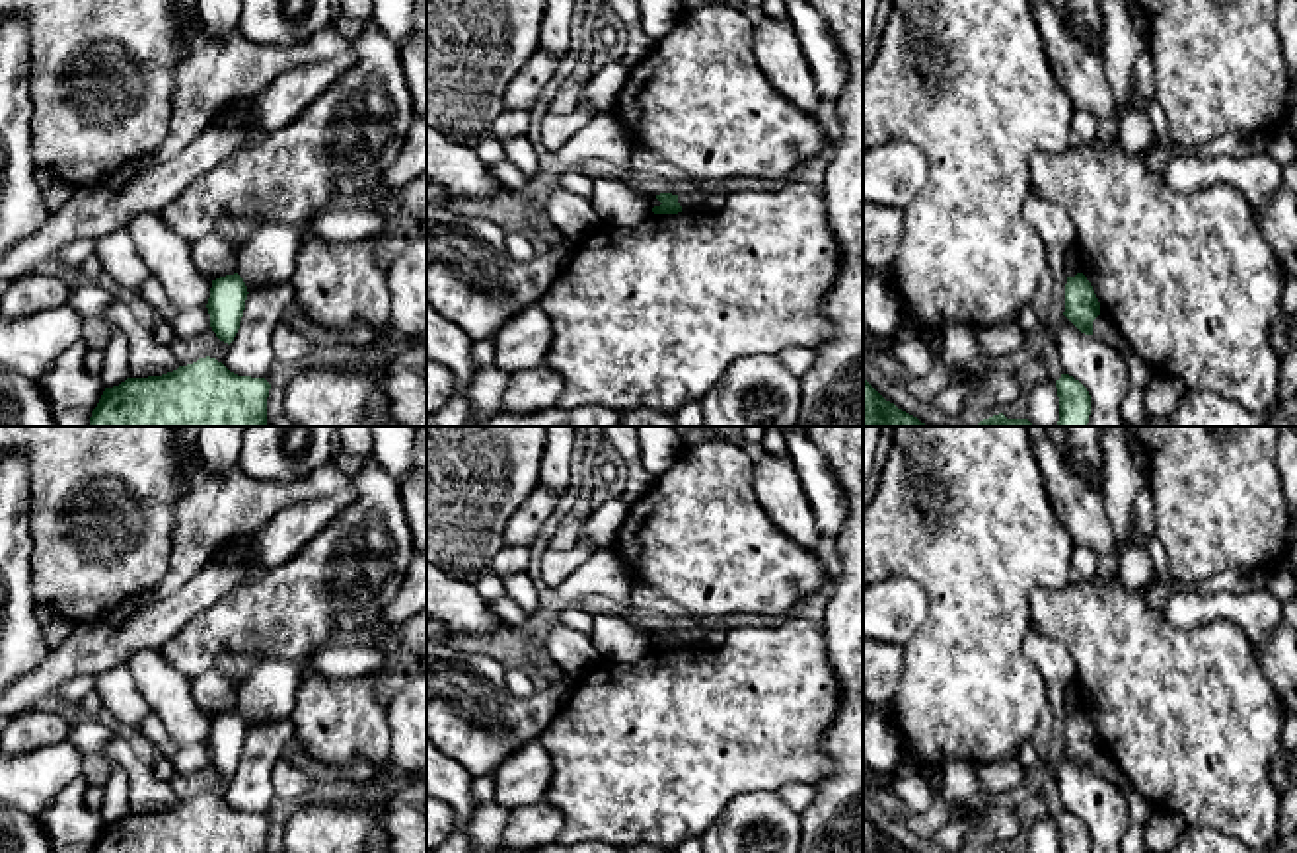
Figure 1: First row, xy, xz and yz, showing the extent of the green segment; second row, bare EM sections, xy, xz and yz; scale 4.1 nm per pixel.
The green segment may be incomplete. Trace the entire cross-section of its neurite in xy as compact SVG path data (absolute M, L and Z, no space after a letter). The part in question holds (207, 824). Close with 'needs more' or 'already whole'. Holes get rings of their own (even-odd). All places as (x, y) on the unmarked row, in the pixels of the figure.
M216 795L105 824L92 853L267 853L271 820L238 812Z; already whole

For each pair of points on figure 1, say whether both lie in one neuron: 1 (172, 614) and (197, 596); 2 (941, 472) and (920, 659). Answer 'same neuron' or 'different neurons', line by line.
1: same neuron
2: same neuron

